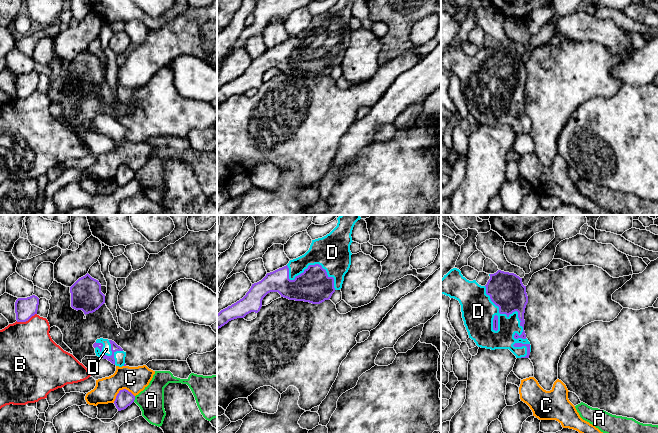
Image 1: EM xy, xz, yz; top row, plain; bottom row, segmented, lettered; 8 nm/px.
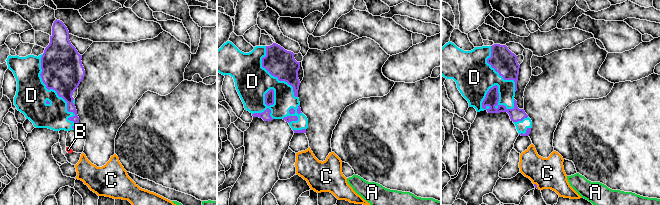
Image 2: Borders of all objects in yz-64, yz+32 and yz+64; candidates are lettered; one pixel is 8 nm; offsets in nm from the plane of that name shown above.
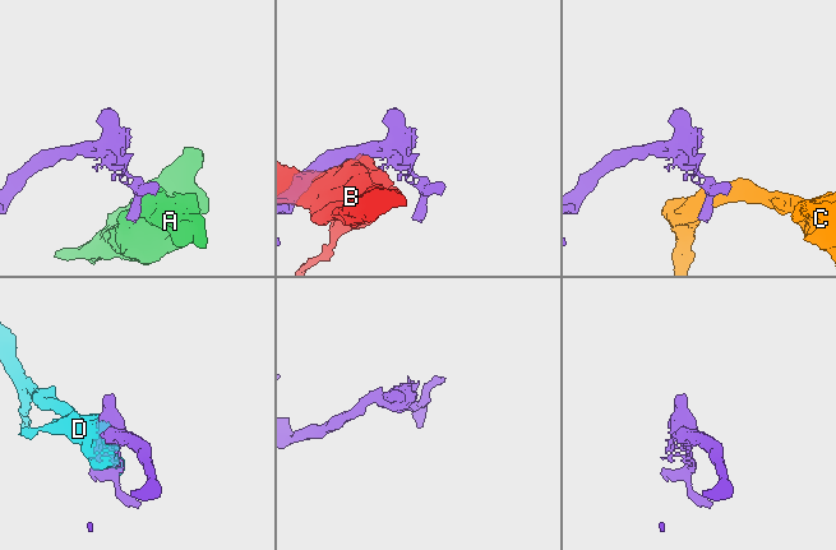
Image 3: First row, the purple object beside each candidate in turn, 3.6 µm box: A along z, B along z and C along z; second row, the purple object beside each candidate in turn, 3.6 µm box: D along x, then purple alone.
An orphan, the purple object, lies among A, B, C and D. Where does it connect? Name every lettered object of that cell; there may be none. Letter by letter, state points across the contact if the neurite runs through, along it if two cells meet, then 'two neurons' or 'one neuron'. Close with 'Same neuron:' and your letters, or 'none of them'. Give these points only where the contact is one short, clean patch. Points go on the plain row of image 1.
A: along xy (135, 172), (133, 177) | two neurons
B: two neurons
C: two neurons
D: one neuron
Same neuron: D

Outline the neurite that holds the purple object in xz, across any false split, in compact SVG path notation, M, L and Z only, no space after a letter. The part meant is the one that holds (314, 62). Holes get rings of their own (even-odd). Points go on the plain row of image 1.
M337 0L326 12L312 16L309 26L302 32L290 36L289 39L273 48L267 49L259 58L252 60L246 71L236 79L221 86L217 90L217 105L229 97L244 94L251 88L258 89L263 74L270 68L278 68L289 76L320 80L329 76L336 66L342 64L344 52L351 41L350 21L352 6L355 0Z

